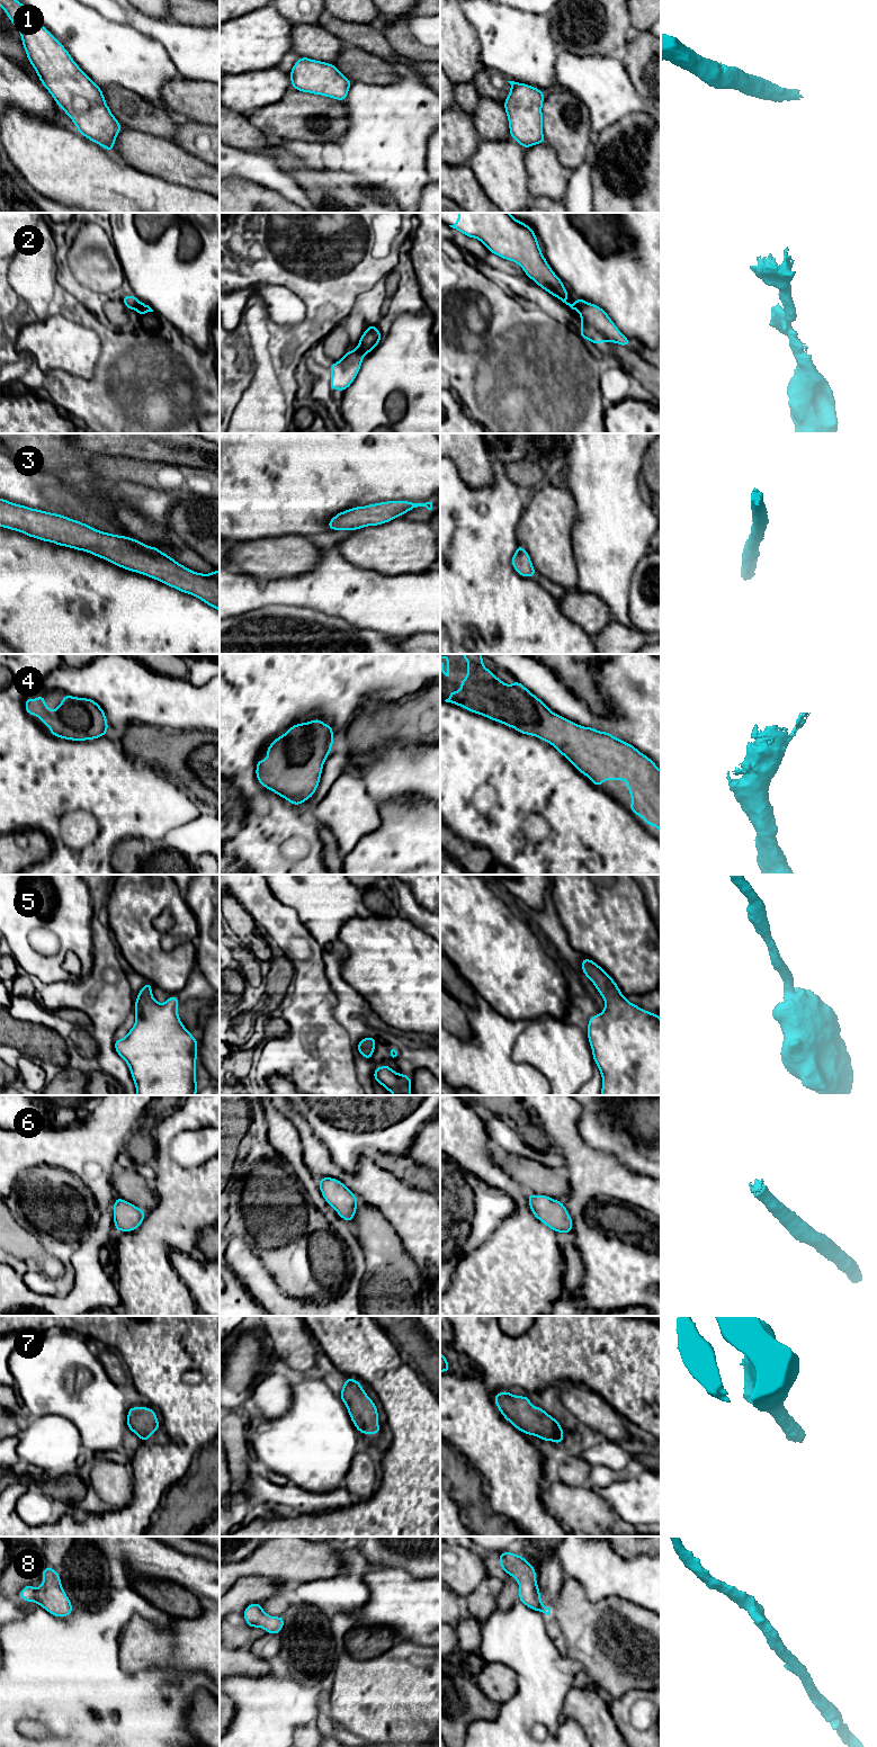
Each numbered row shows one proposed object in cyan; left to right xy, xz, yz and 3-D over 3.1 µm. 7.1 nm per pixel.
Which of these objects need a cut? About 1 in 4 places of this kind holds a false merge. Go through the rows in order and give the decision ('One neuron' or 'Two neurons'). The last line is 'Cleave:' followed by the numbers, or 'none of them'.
1: One neuron
2: One neuron
3: One neuron
4: One neuron
5: One neuron
6: One neuron
7: One neuron
8: One neuron
Cleave: none of them

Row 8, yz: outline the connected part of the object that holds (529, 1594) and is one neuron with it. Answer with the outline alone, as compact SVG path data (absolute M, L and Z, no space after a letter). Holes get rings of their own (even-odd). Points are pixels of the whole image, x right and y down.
M505 1551L499 1555L499 1562L507 1575L516 1578L519 1589L519 1602L527 1607L551 1615L551 1607L540 1600L540 1592L536 1582L536 1569L520 1555Z

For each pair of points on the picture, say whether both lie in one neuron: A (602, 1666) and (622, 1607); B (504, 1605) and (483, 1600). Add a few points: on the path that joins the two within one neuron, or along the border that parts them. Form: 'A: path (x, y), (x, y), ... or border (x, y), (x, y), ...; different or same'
A: path (587, 1647), (587, 1622), (602, 1606); same
B: border (503, 1580), (497, 1607); different

